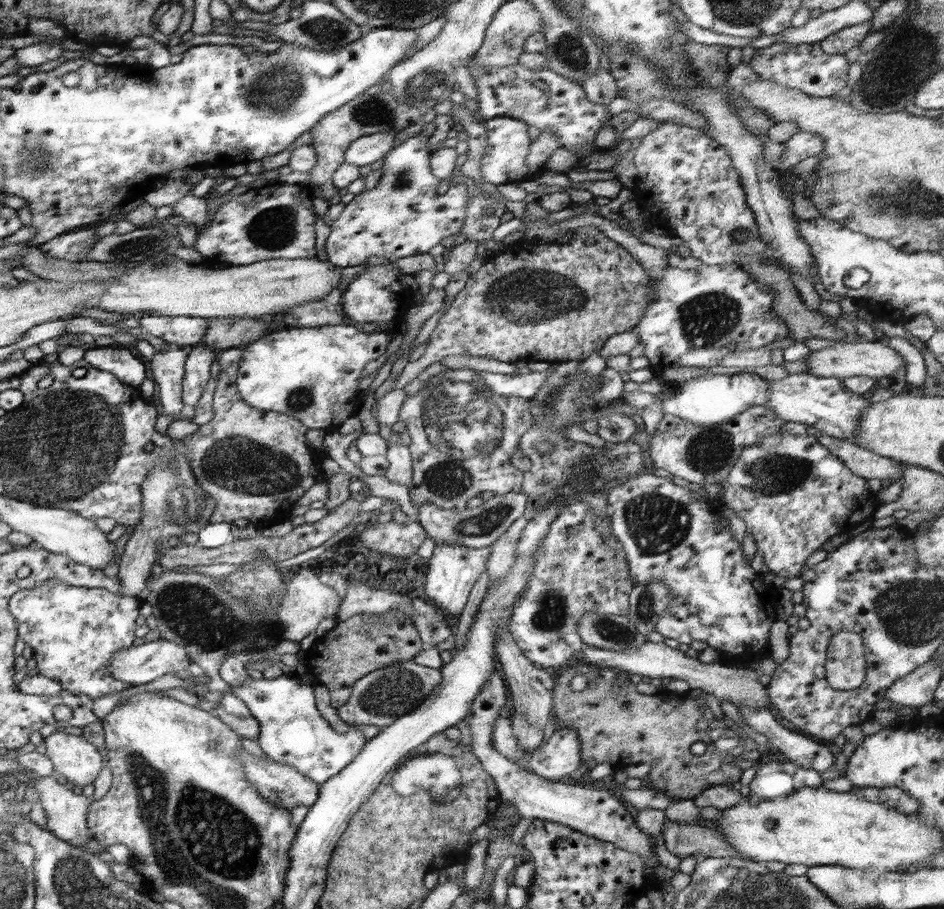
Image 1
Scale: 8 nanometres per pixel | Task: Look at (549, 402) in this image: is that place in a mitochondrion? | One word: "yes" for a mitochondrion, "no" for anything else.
yes

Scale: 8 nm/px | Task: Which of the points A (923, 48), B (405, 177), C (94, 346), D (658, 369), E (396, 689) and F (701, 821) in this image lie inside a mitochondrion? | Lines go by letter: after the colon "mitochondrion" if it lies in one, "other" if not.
A: mitochondrion
B: mitochondrion
C: other
D: other
E: mitochondrion
F: other

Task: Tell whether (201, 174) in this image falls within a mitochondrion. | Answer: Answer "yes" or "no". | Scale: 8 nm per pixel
no

